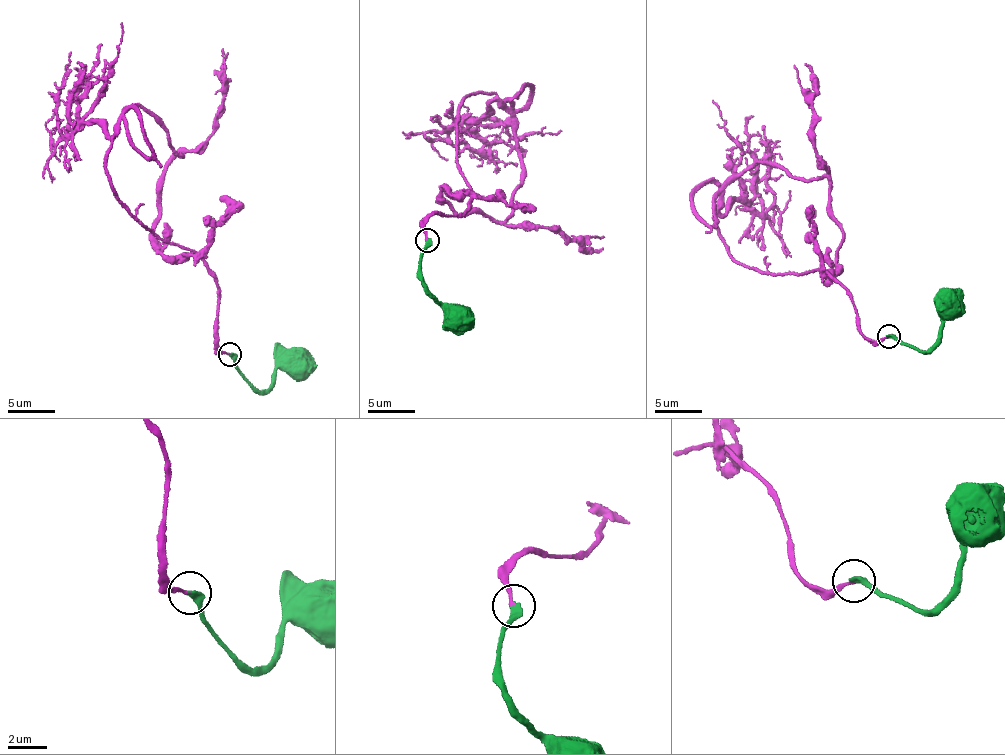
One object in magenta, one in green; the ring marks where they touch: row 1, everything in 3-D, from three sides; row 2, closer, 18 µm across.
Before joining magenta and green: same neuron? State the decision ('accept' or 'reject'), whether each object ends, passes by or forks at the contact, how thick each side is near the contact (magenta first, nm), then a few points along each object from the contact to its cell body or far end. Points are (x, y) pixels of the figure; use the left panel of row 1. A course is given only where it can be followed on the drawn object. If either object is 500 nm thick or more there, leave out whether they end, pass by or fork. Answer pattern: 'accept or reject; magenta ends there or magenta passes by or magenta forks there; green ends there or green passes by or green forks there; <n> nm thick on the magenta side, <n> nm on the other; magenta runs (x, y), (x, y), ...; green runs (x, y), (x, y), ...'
accept; magenta ends there; green ends there; 170 nm thick on the magenta side, 340 nm on the other; magenta runs (229, 354), (205, 262), (118, 199), (113, 136), (58, 127), (72, 52); green runs (229, 354), (242, 376), (260, 393), (271, 383), (271, 374), (280, 367), (314, 365)

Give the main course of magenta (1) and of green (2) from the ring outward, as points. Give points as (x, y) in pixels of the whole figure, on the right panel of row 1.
1: (888, 337), (869, 339), (826, 274), (762, 274), (728, 252), (715, 216), (741, 200), (762, 214), (757, 131)
2: (888, 337), (930, 351), (940, 334), (941, 316), (937, 310), (949, 300)

